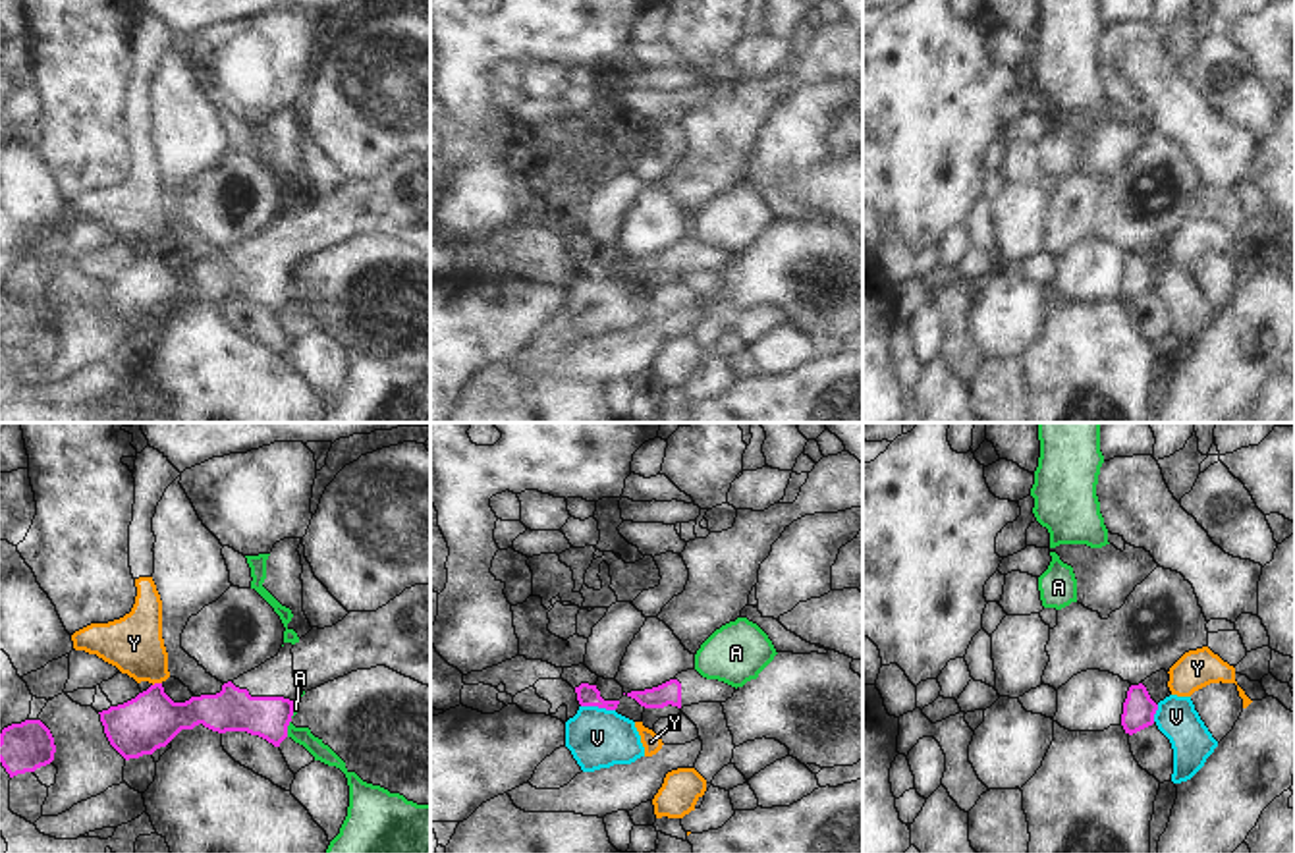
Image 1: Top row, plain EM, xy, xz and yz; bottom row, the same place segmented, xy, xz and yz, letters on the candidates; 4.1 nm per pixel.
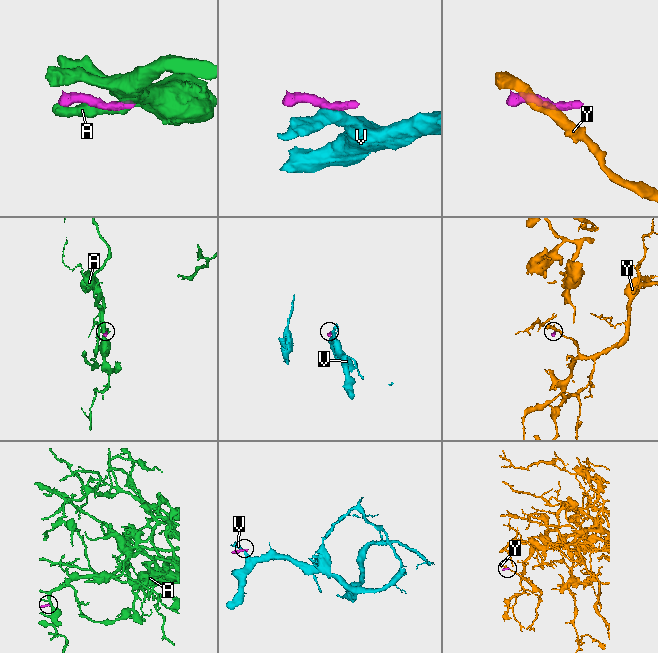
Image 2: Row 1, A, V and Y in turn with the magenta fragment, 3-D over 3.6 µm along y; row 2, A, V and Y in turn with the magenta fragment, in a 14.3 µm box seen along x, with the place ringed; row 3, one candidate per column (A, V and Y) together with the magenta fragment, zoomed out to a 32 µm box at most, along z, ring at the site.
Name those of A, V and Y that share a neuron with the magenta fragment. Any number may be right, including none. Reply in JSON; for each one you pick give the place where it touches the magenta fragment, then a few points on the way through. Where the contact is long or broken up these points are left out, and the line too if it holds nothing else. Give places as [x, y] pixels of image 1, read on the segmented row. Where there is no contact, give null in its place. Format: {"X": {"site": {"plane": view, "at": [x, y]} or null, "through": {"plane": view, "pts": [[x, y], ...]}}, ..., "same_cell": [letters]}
{"same_cell": []}

